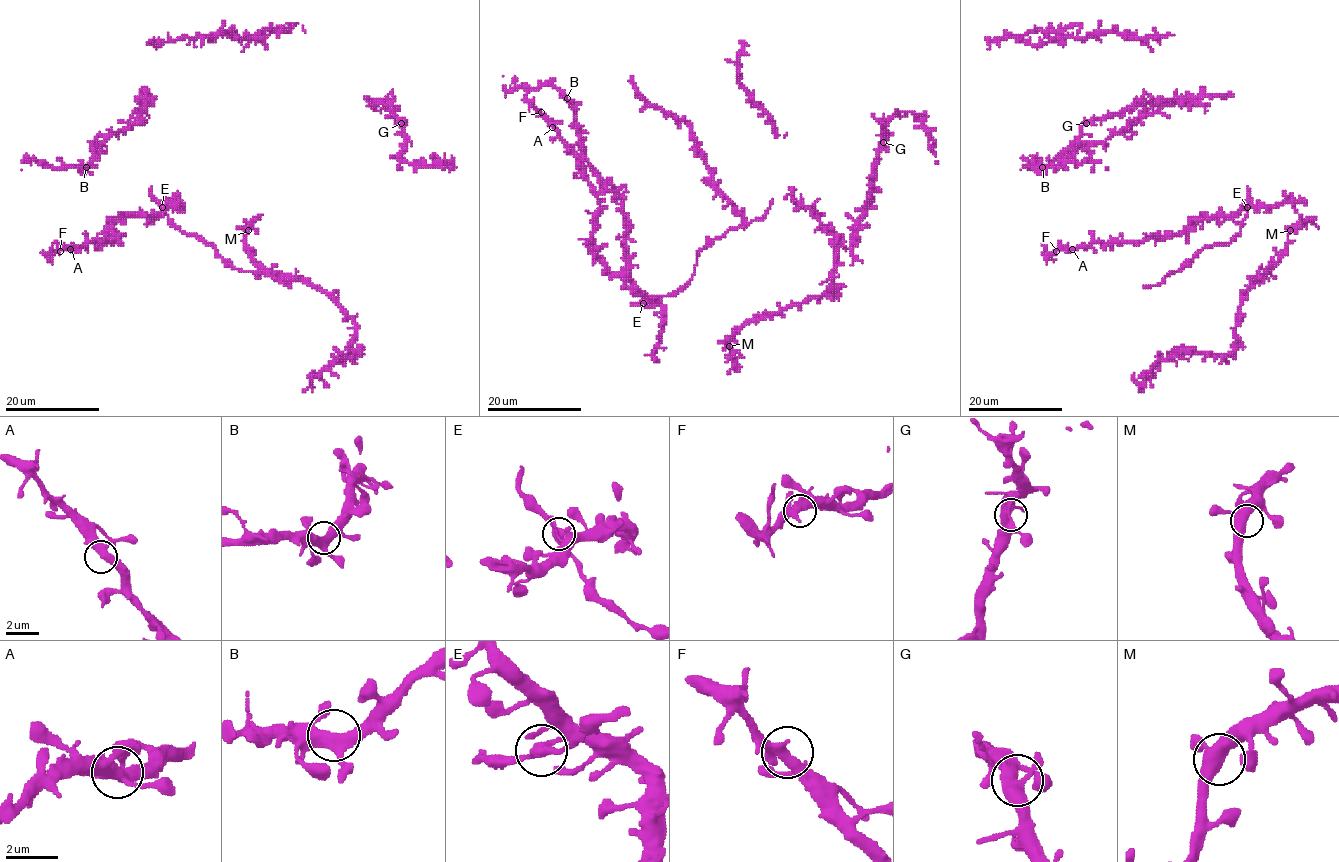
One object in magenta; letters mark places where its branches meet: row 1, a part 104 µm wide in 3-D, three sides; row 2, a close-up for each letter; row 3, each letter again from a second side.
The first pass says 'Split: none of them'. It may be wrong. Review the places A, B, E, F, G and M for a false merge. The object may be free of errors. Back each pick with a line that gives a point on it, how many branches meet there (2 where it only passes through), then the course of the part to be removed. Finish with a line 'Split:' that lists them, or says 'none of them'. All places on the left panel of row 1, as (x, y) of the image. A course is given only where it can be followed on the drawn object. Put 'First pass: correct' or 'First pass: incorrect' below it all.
E: (162, 207) | 3 | (161, 207), (176, 226), (212, 245), (235, 268), (258, 272), (291, 287)
Split: E
First pass: incorrect

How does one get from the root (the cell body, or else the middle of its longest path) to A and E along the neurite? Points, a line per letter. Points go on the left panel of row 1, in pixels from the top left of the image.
A: (56, 240), (70, 249)
E: (56, 240), (70, 248), (87, 241), (113, 242), (118, 238), (111, 227), (118, 220), (155, 216), (161, 207)

